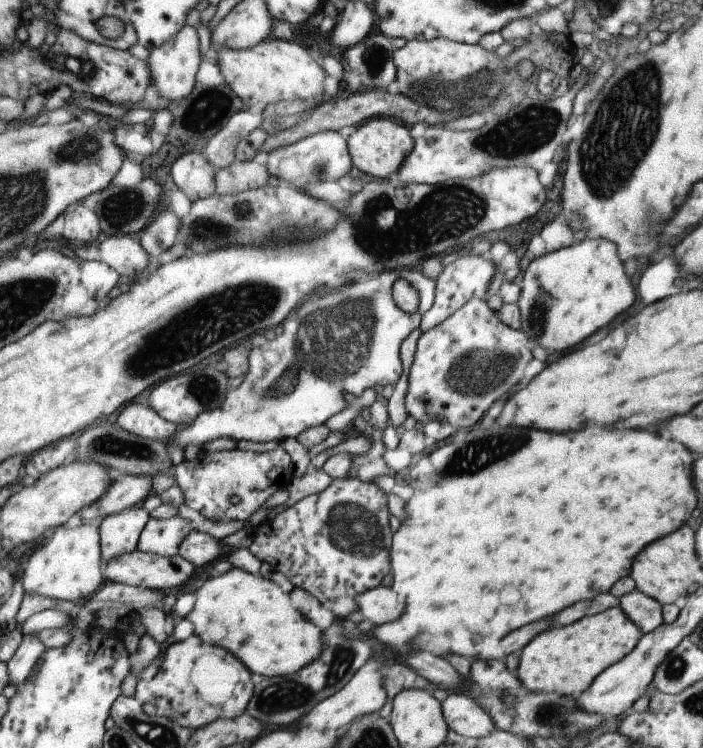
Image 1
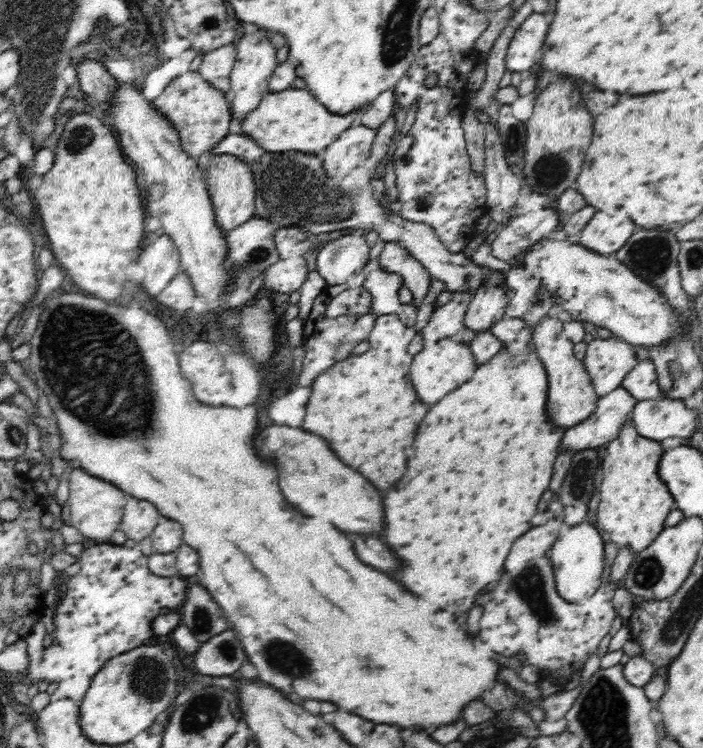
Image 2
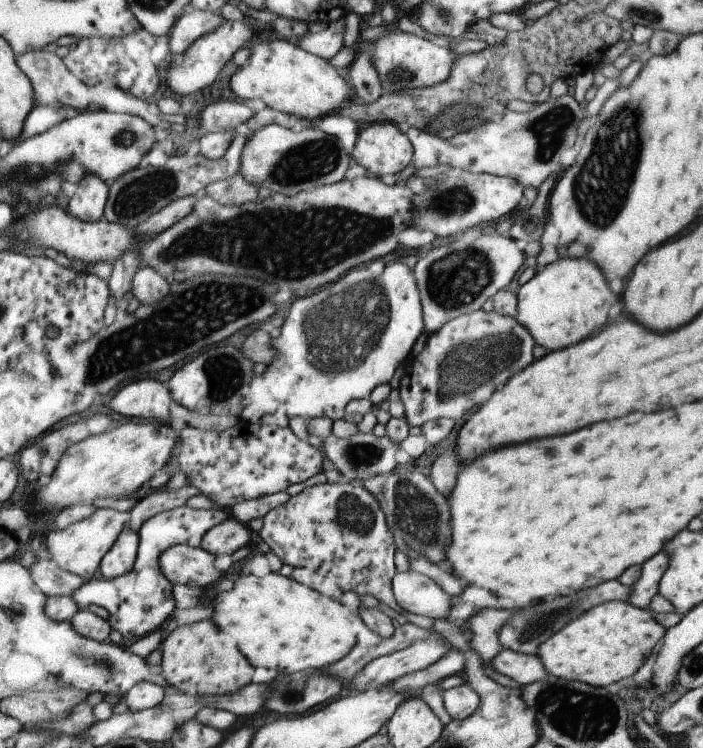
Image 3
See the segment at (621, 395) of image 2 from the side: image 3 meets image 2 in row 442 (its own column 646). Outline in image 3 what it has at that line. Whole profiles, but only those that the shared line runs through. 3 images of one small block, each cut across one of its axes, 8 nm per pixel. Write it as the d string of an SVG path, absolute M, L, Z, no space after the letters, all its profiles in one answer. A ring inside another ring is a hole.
M661 549L641 564L642 569L640 570L639 578L637 582L630 586L632 594L629 595L627 601L633 606L649 609L649 600L658 592L658 582L667 568L669 559L670 556Z

